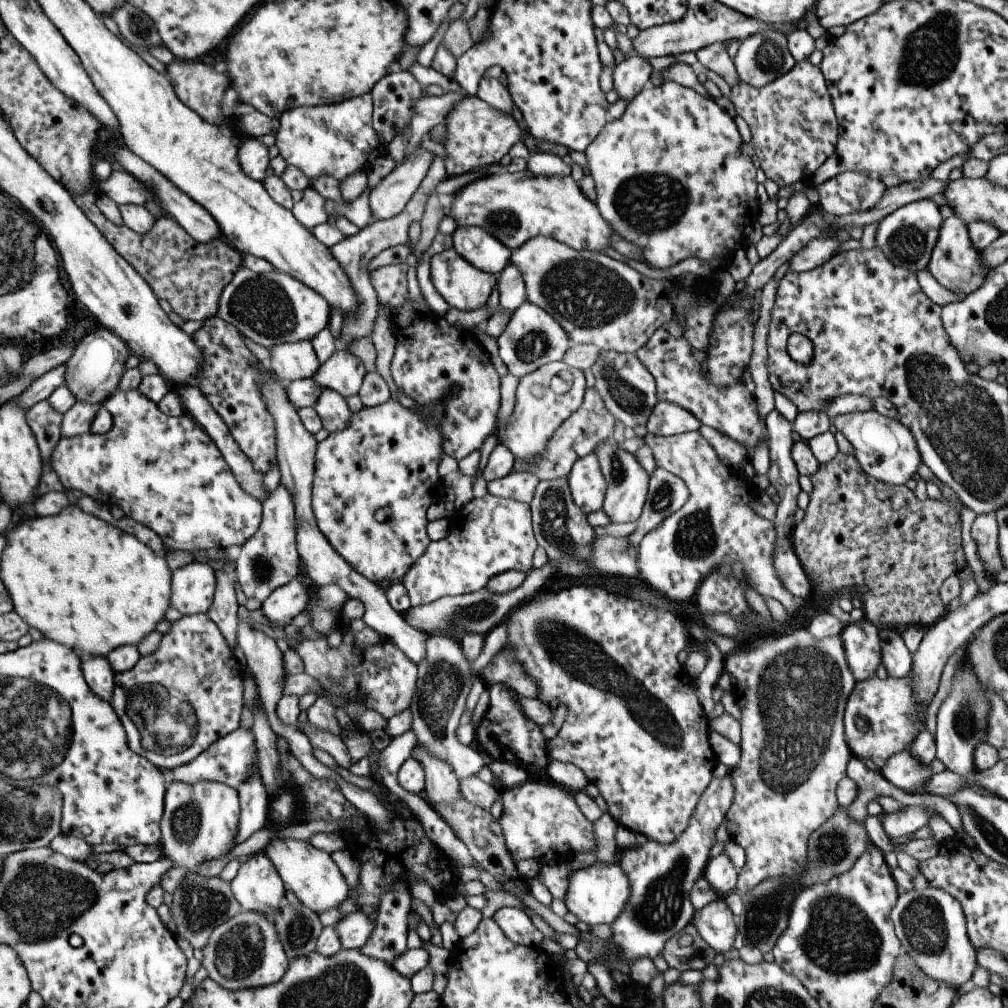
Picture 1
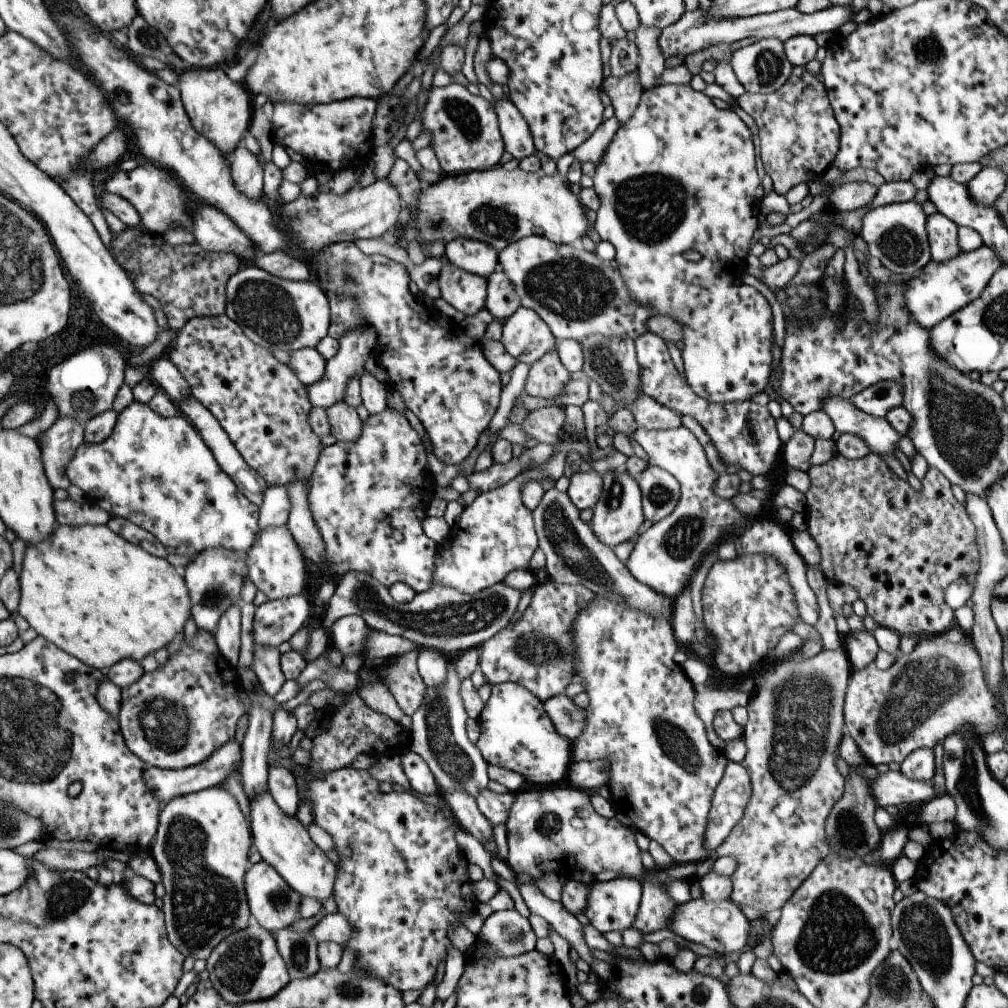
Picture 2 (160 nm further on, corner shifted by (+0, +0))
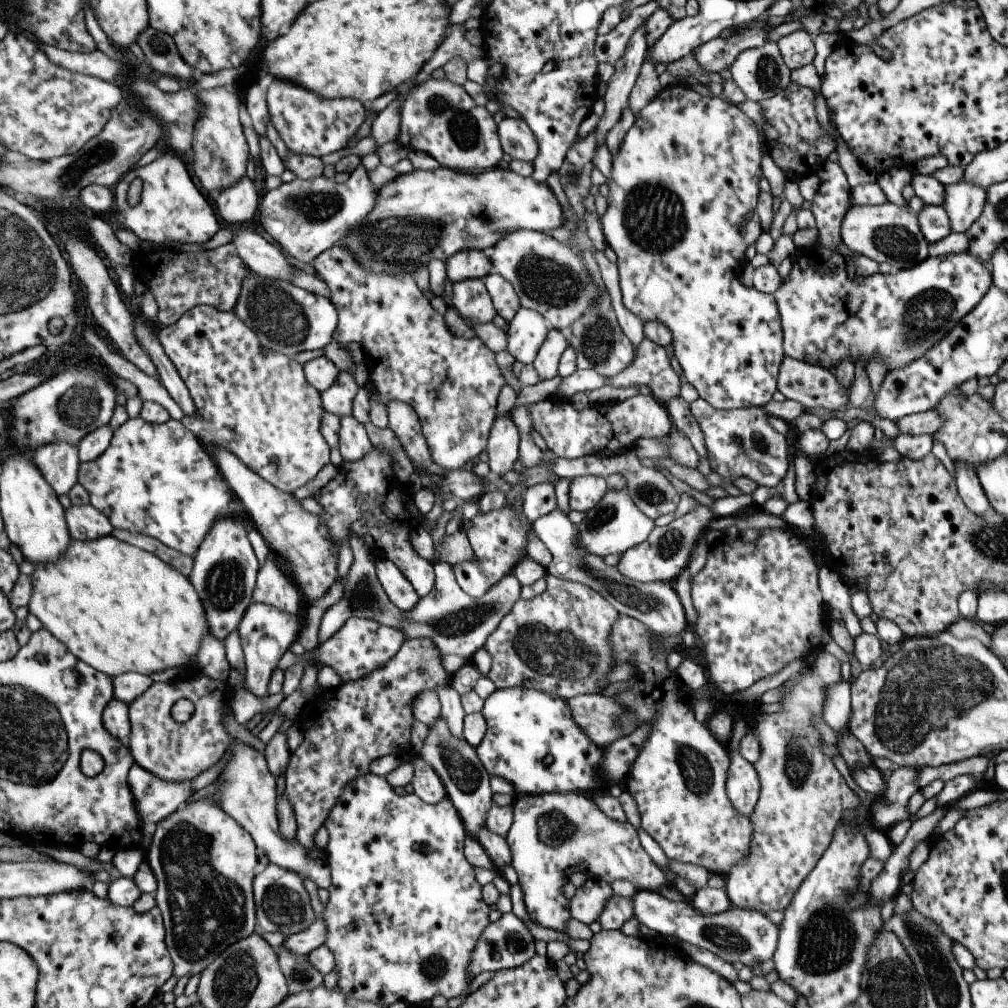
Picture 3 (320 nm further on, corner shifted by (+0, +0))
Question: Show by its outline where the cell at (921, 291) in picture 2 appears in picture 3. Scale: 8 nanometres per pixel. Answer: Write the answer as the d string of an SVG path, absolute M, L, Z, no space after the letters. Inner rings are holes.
M825 161L824 165L820 168L820 171L816 174L820 180L820 186L818 192L815 194L813 201L811 202L811 209L809 215L812 219L812 224L816 226L818 235L813 247L811 248L797 248L791 260L791 269L787 275L787 280L784 280L776 289L772 292L774 296L778 315L780 318L780 325L782 330L782 353L784 356L791 357L792 359L810 363L811 365L817 365L827 370L834 370L843 358L849 358L853 360L853 364L856 360L861 360L864 366L871 360L871 358L879 358L881 362L885 363L887 372L905 368L911 361L921 358L926 351L928 351L934 344L937 344L946 333L952 330L952 328L963 318L970 310L975 308L975 305L981 300L981 297L989 290L992 285L992 276L989 266L983 264L979 259L971 256L967 253L948 254L944 257L927 257L923 262L918 265L909 267L908 269L893 270L887 275L881 273L875 273L871 276L862 277L855 274L852 279L847 277L845 271L846 261L844 257L837 252L837 246L840 244L840 222L842 216L845 214L847 208L850 205L850 186L846 181L846 176L843 174L841 167L837 161Z

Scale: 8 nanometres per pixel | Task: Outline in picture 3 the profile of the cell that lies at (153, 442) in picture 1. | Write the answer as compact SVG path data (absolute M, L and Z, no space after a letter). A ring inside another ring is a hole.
M139 417L128 418L112 432L109 446L101 456L79 463L77 483L86 490L88 504L104 514L113 529L144 534L178 553L192 557L215 518L225 515L243 521L246 517L240 501L228 487L209 453L180 421L169 418L163 424L153 424Z

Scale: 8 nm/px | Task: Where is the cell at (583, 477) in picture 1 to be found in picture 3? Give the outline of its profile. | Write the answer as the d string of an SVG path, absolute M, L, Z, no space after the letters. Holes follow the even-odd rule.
M593 475L572 478L568 486L568 506L571 511L588 511L608 490L604 478Z

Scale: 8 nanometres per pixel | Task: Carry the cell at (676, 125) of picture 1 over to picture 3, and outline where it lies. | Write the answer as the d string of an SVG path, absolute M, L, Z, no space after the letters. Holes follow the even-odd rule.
M681 84L669 85L659 89L653 100L634 114L633 124L620 142L617 154L612 158L612 173L606 180L609 193L606 198L605 212L600 215L601 232L606 245L616 254L618 285L623 306L631 311L641 322L657 321L666 326L671 333L673 356L678 362L681 374L690 388L697 391L699 398L706 400L716 409L738 409L743 407L763 407L770 402L776 390L778 366L784 357L782 353L782 330L778 308L771 293L762 293L753 287L745 287L739 283L738 274L748 262L747 258L756 238L762 233L761 224L753 212L759 194L759 178L761 175L761 156L765 148L765 140L757 125L737 106L713 95L701 94ZM751 214L745 224L745 230L739 233L739 225L743 218Z

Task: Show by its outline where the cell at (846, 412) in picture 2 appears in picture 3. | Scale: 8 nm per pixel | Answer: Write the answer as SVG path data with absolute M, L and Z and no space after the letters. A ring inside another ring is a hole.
M788 356L778 366L776 390L804 407L817 406L827 412L839 410L848 399L830 370Z

